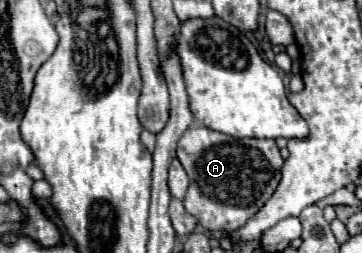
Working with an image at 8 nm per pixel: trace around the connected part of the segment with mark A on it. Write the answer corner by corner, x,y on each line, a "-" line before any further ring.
189,127
189,131
181,135
177,143
177,159
181,161
191,179
191,185
183,199
185,211
193,215
205,229
223,231
227,235
237,231
237,227
243,227
249,221
249,215
253,215
253,211
259,211
265,205
269,195
273,195
275,187
279,185
283,167
279,147
273,139
237,139
207,127

